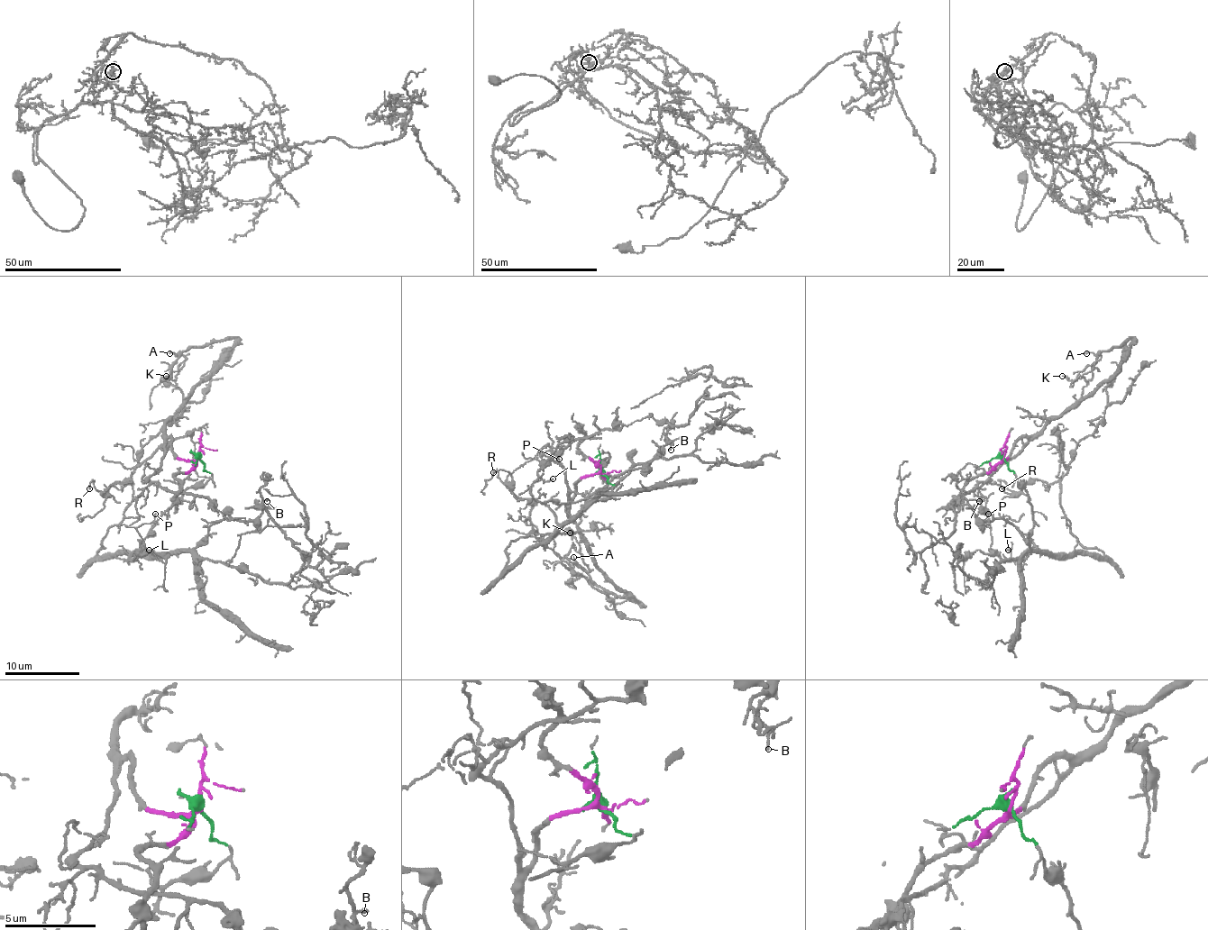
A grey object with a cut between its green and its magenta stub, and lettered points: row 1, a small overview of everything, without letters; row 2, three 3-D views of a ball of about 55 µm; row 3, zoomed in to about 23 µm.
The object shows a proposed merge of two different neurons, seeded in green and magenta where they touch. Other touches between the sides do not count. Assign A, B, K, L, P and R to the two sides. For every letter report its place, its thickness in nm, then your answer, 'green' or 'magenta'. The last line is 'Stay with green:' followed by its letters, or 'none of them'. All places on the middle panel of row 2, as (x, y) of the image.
A: (573, 557) | 120 nm | magenta
B: (671, 450) | 110 nm | green
K: (570, 533) | 180 nm | magenta
L: (553, 478) | 120 nm | green
P: (559, 459) | 120 nm | green
R: (493, 472) | 110 nm | green
Stay with green: B, L, P, R

